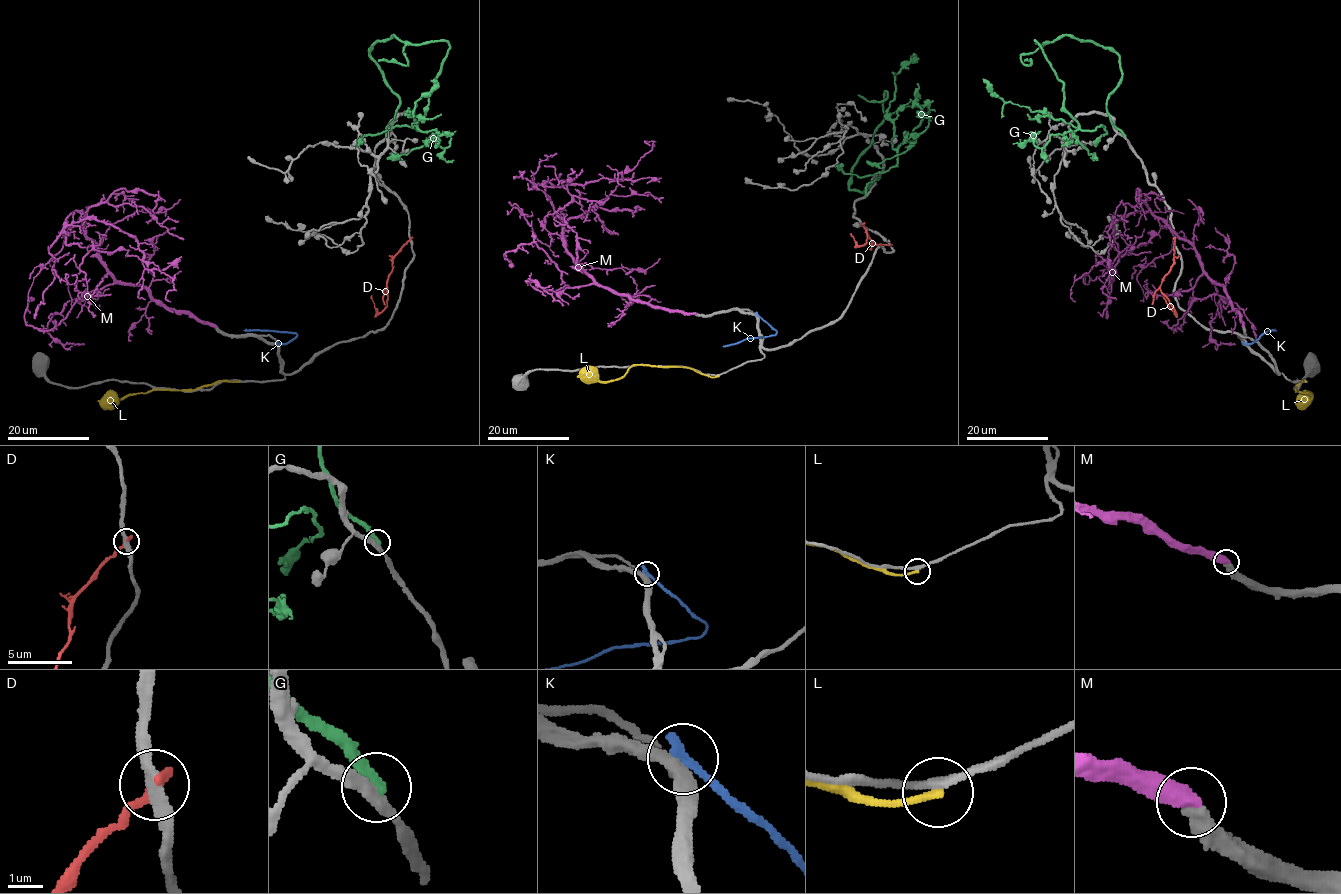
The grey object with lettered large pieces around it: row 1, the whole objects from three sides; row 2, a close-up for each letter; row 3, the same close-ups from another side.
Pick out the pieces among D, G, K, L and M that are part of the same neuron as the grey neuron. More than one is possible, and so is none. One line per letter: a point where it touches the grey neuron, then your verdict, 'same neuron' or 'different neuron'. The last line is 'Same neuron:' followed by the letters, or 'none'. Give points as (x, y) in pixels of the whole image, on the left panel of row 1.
D: meets grey at (410, 239); different neuron
G: meets grey at (386, 136); different neuron
K: meets grey at (278, 343); different neuron
L: meets grey at (239, 381); different neuron
M: meets grey at (216, 326); same neuron
Same neuron: M

